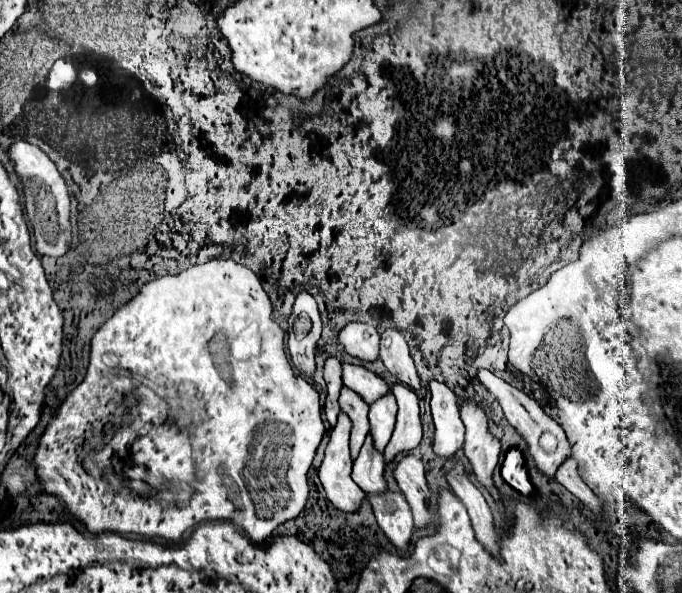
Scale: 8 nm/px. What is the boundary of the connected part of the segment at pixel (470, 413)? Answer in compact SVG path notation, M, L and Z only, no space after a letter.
M465 397L461 403L461 419L465 423L465 457L473 465L477 479L497 501L501 501L501 495L491 481L491 473L497 467L501 455L501 443L495 435L489 433L489 419L485 411L469 397Z

